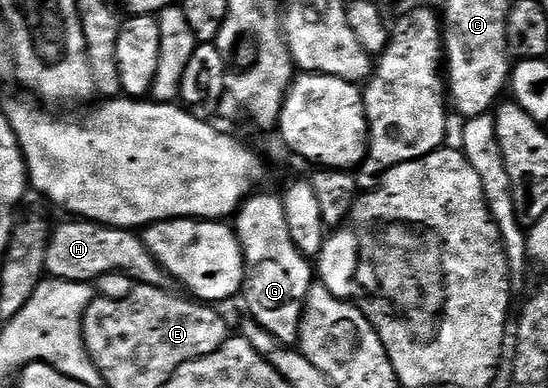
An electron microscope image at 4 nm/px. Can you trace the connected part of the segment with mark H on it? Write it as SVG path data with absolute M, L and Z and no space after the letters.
M78 217L56 226L51 232L51 240L47 243L45 253L46 274L53 279L64 279L69 282L94 284L103 274L119 271L127 274L136 284L145 287L172 286L171 274L149 253L142 238L134 230L122 227L104 227L101 223L93 223L89 219Z

